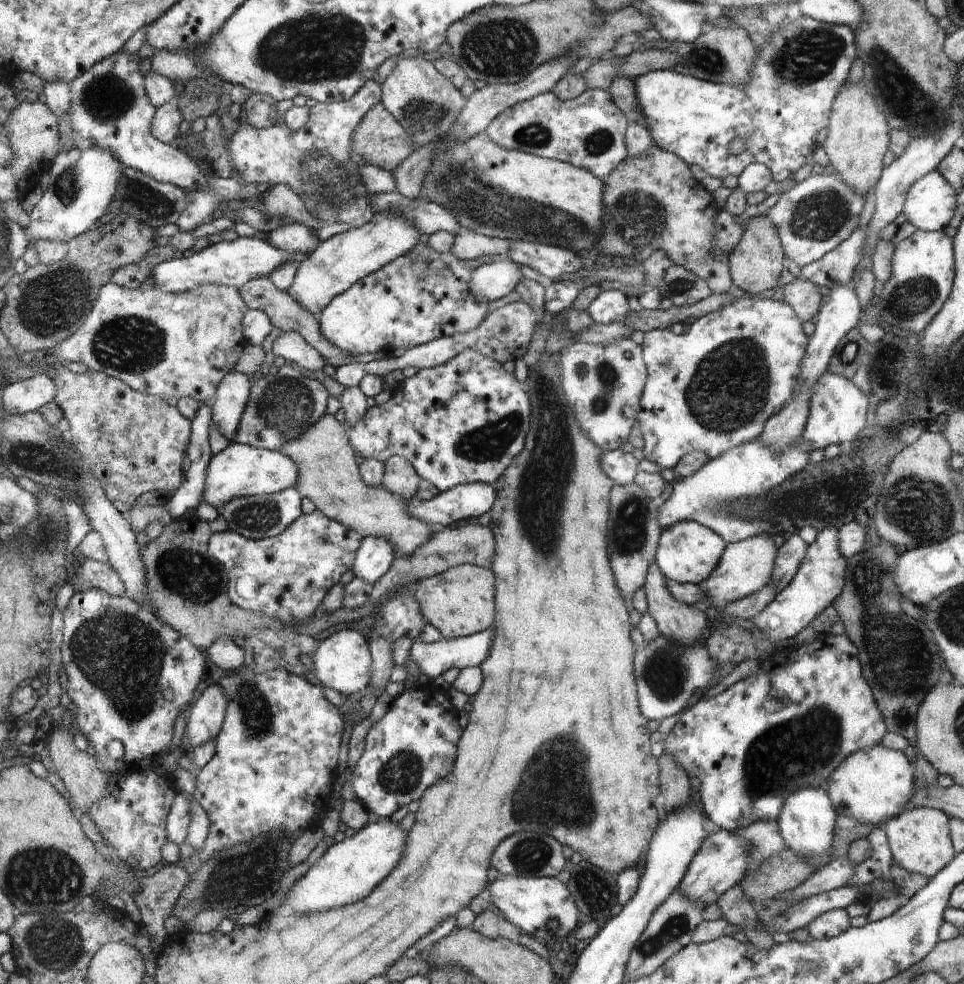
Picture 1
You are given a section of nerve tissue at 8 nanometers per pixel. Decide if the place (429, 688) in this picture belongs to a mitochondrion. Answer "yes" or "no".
no

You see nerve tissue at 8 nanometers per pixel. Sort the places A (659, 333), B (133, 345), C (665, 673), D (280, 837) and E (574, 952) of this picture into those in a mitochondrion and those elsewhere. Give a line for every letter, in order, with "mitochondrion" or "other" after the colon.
A: other
B: mitochondrion
C: mitochondrion
D: mitochondrion
E: other

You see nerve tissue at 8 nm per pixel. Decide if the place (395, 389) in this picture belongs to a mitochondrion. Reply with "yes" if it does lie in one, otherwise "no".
no

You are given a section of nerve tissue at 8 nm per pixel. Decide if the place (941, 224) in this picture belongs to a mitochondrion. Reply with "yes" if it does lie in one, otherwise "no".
no

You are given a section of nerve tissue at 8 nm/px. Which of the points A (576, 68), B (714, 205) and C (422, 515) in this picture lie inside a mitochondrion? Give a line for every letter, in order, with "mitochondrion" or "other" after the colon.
A: other
B: other
C: other

